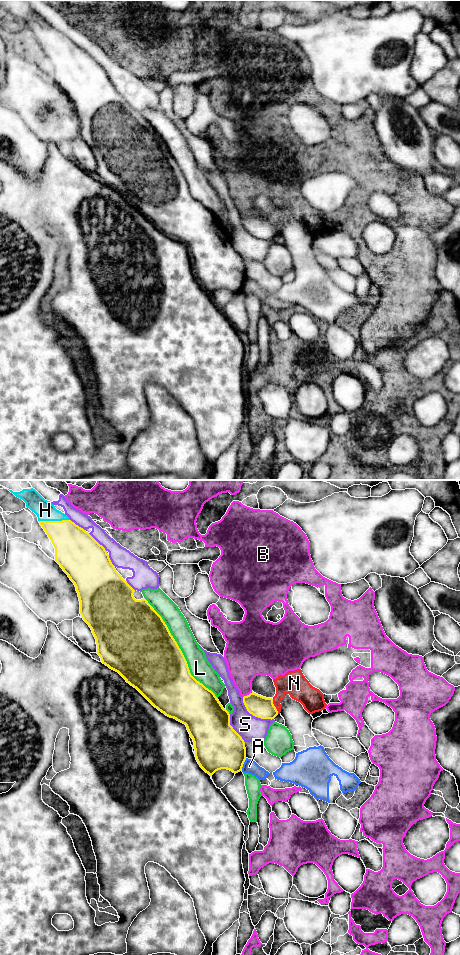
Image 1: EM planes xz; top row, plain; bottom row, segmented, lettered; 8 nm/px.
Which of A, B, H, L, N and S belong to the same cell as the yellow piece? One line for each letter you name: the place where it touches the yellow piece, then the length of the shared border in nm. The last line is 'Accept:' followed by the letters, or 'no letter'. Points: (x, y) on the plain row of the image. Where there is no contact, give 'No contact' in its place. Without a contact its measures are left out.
H: Touches yellow at xz (54, 41). Shared border 240 nm
Accept: H

